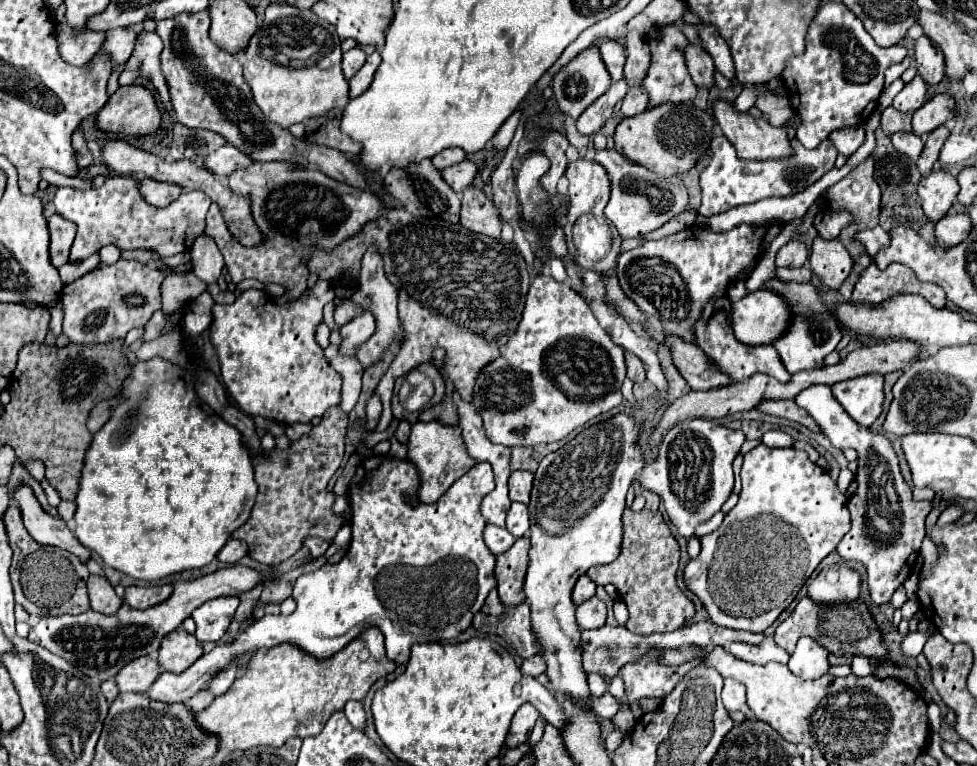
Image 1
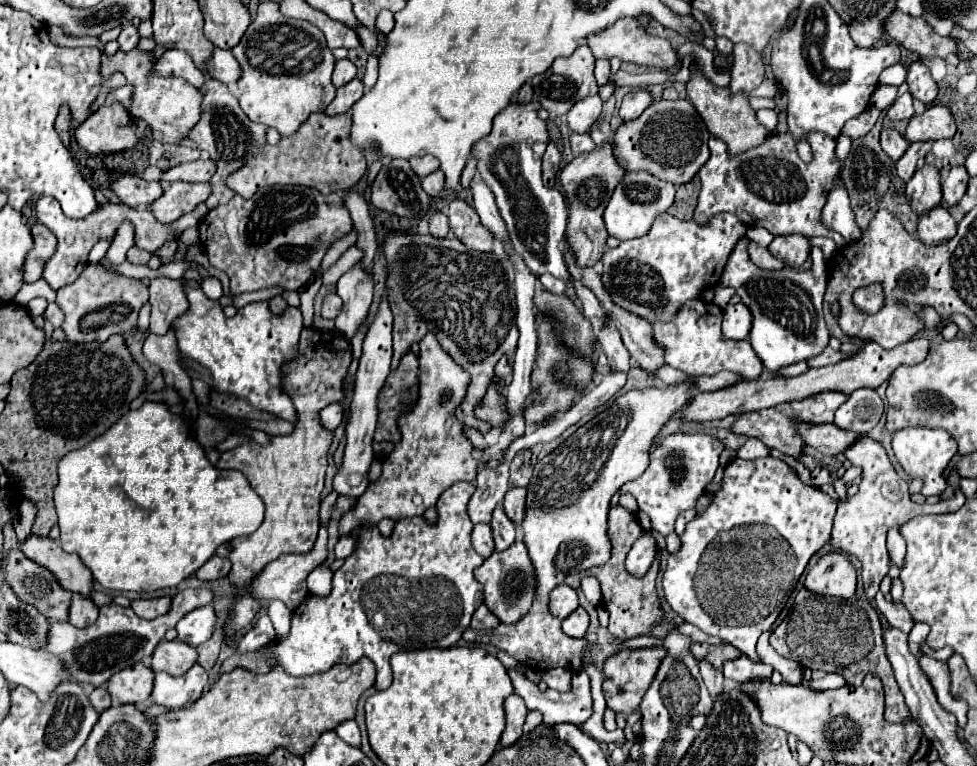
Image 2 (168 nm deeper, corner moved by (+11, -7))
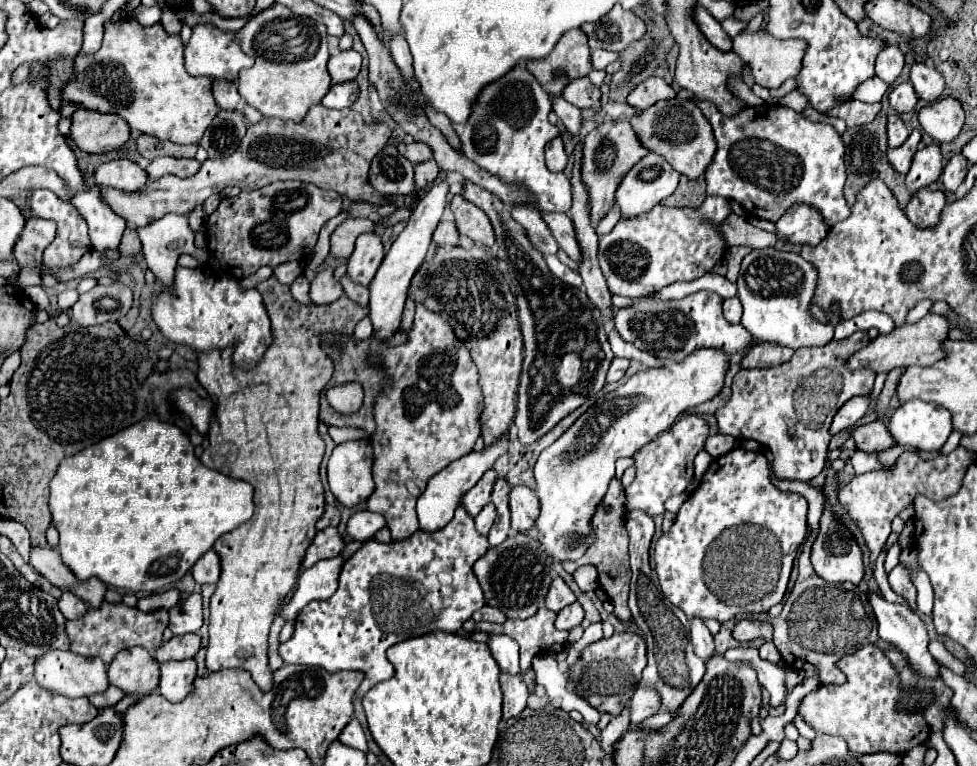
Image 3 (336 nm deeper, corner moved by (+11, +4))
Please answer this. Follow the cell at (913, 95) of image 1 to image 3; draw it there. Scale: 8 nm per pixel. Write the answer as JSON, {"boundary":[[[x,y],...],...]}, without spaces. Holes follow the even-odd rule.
{"boundary":[[[901,83],[889,93],[889,105],[893,107],[895,113],[907,113],[913,111],[917,105],[917,95],[911,83]]]}

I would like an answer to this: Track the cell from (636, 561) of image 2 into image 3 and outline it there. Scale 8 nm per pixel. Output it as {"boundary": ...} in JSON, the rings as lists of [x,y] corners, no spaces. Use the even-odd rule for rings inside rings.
{"boundary":[[[631,511],[627,515],[625,527],[629,533],[629,555],[633,573],[629,607],[633,613],[633,621],[643,631],[643,639],[647,643],[647,667],[643,671],[641,683],[655,687],[661,695],[663,709],[673,711],[683,703],[685,695],[689,695],[689,691],[693,691],[693,687],[703,679],[705,661],[699,659],[689,647],[689,619],[659,593],[657,585],[651,579],[649,545],[655,533],[653,519],[645,511]]]}

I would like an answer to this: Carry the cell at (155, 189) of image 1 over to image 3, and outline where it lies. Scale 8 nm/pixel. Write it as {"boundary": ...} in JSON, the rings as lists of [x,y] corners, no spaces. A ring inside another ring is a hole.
{"boundary":[[[117,159],[103,163],[95,171],[95,183],[105,185],[105,187],[115,187],[123,191],[137,191],[137,187],[143,187],[147,181],[145,171],[129,161],[129,159]]]}

